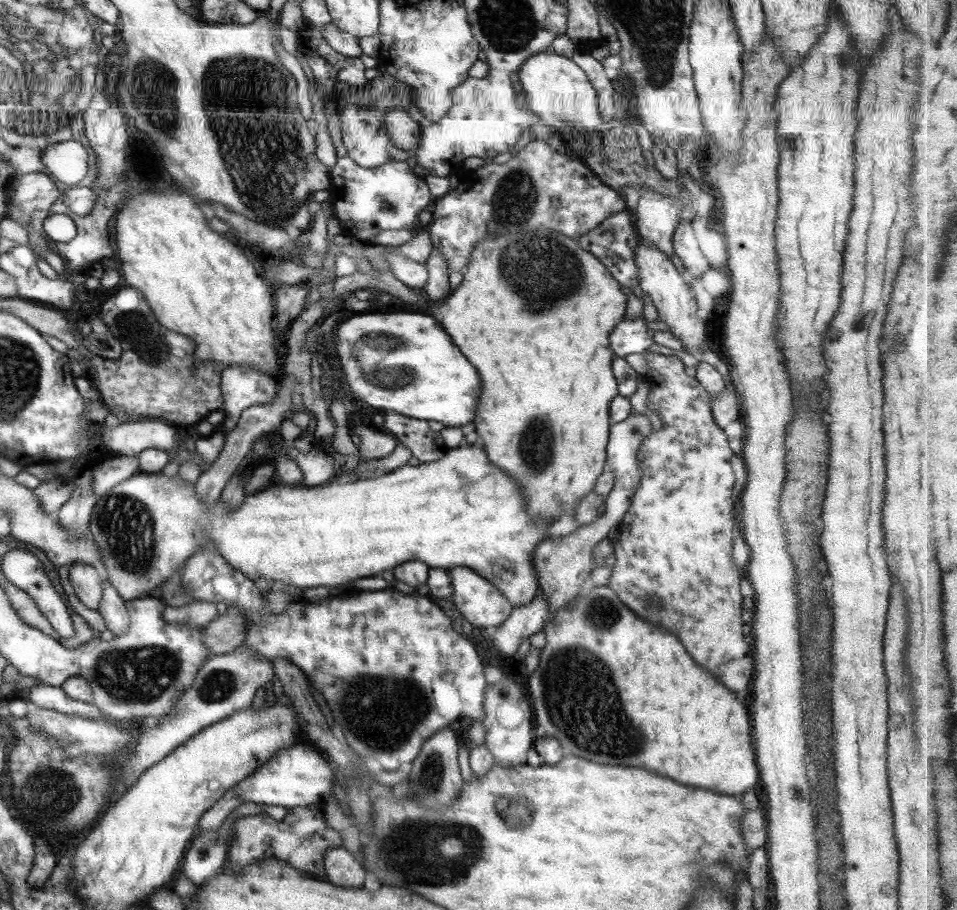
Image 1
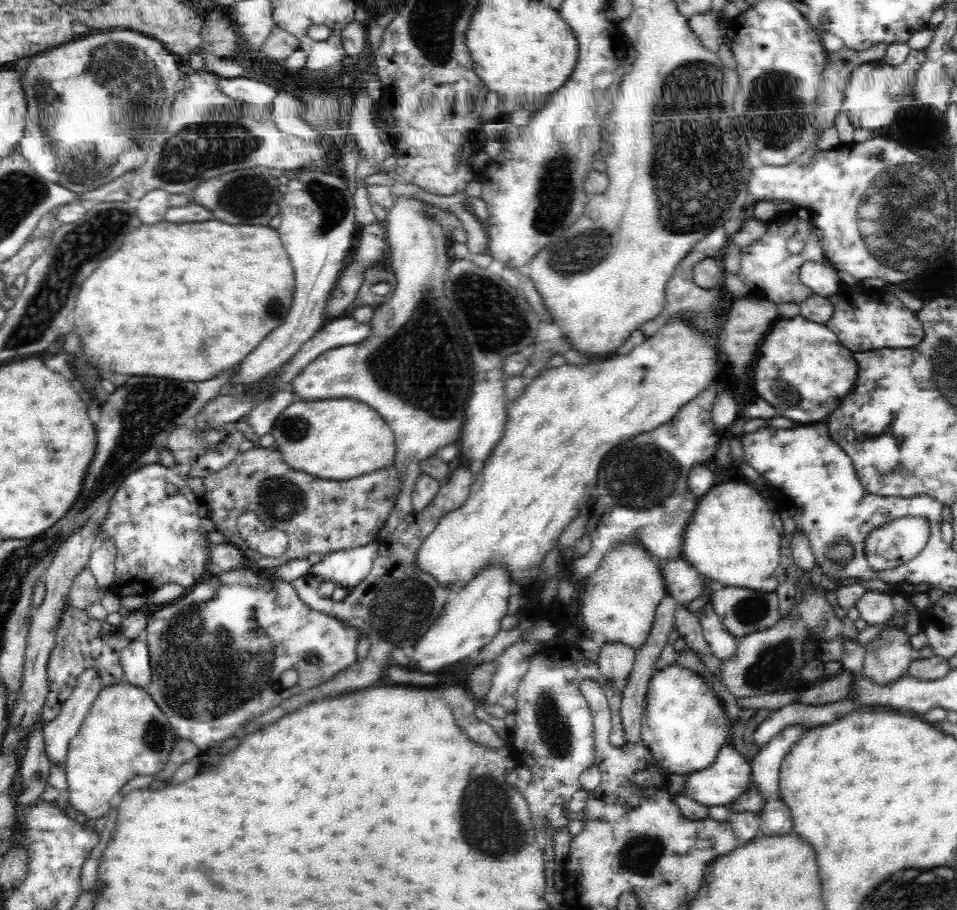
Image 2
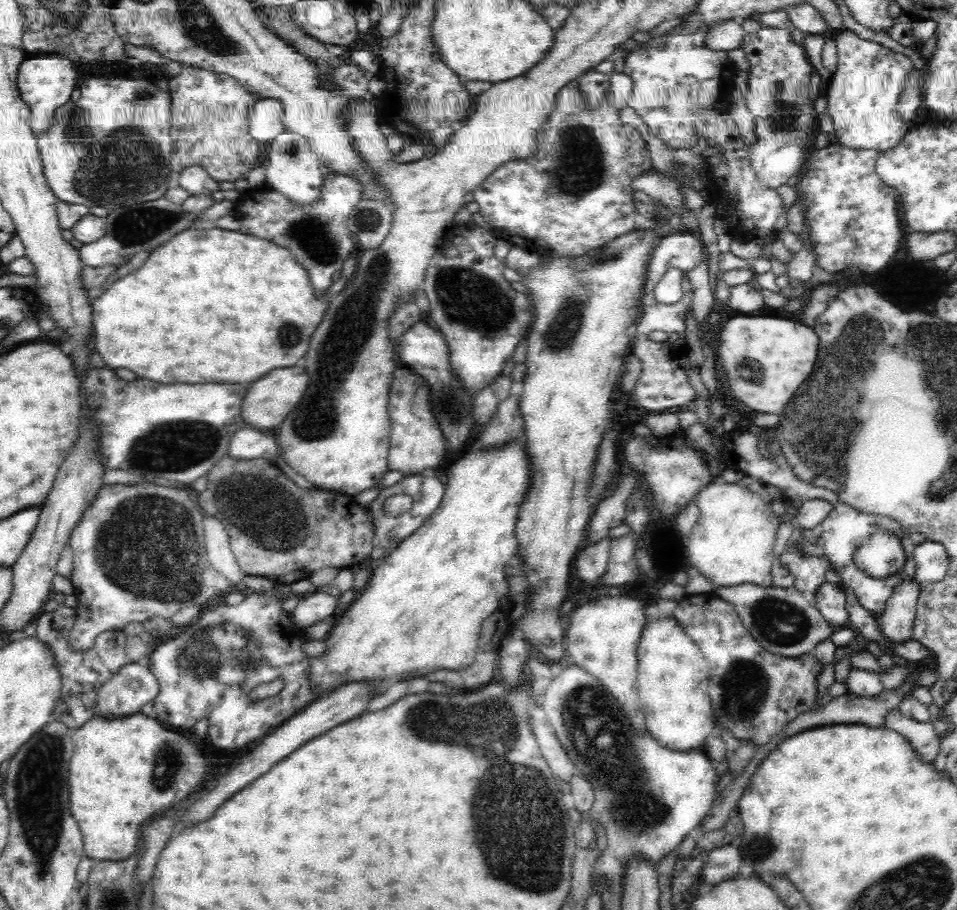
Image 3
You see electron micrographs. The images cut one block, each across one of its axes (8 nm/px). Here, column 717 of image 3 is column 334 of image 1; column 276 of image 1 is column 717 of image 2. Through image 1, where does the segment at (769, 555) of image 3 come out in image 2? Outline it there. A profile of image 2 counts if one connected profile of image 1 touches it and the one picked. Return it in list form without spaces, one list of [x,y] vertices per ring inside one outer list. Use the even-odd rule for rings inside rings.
[[[742,478],[716,484],[702,495],[702,500],[696,505],[691,519],[685,526],[682,534],[682,558],[693,566],[703,578],[715,582],[718,587],[734,586],[775,592],[778,581],[773,572],[781,561],[780,544],[782,542],[780,541],[781,536],[773,525],[773,518],[773,510],[770,509],[765,498],[759,494],[758,490],[749,487],[747,481]]]

